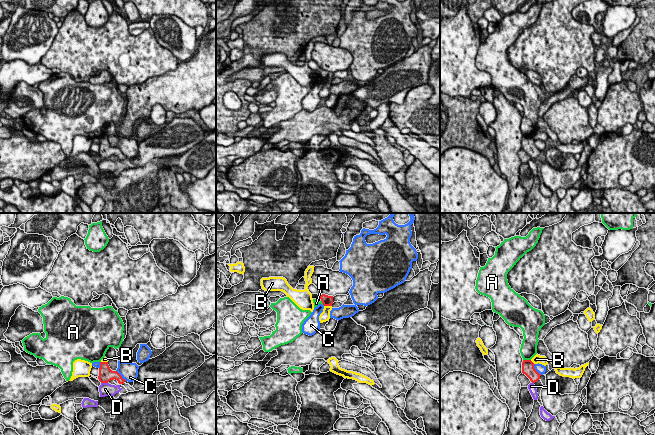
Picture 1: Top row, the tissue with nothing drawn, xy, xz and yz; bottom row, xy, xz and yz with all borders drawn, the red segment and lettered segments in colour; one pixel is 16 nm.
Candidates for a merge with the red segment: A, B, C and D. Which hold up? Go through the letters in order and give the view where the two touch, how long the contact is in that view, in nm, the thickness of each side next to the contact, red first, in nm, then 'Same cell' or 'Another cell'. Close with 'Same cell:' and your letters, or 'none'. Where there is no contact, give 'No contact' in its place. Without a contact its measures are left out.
A: Touches red in yz. Shared border 130 nm. Thickness 200 nm (red) against 280 nm. Another cell
B: Touches red in xz. Shared border 130 nm. Thickness 160 nm (red) against 160 nm. Another cell
C: Touches red in yz. Shared border 220 nm. Thickness 200 nm (red) against 160 nm. Another cell
D: Touches red in xy. Shared border 110 nm. Thickness 220 nm (red) against 220 nm. Another cell
Same cell: none

